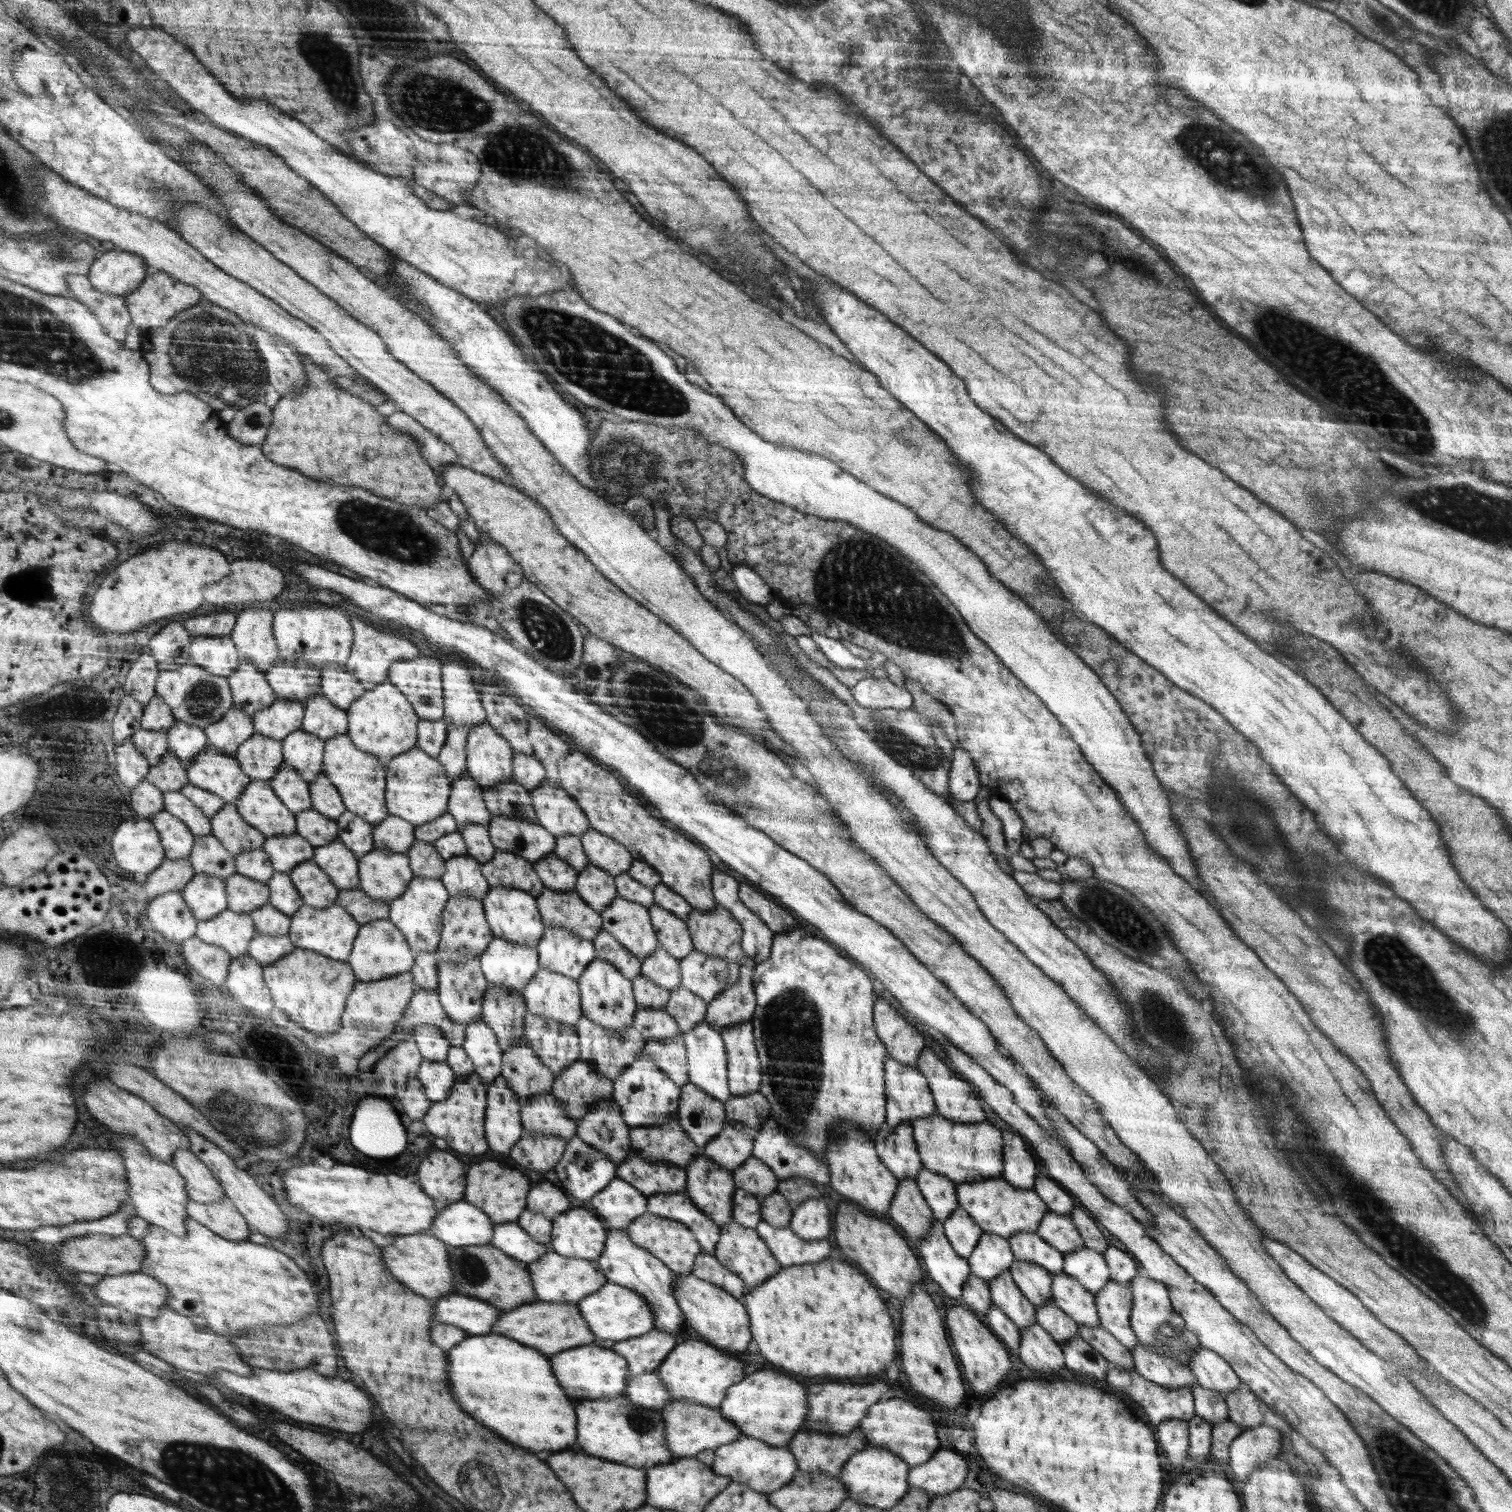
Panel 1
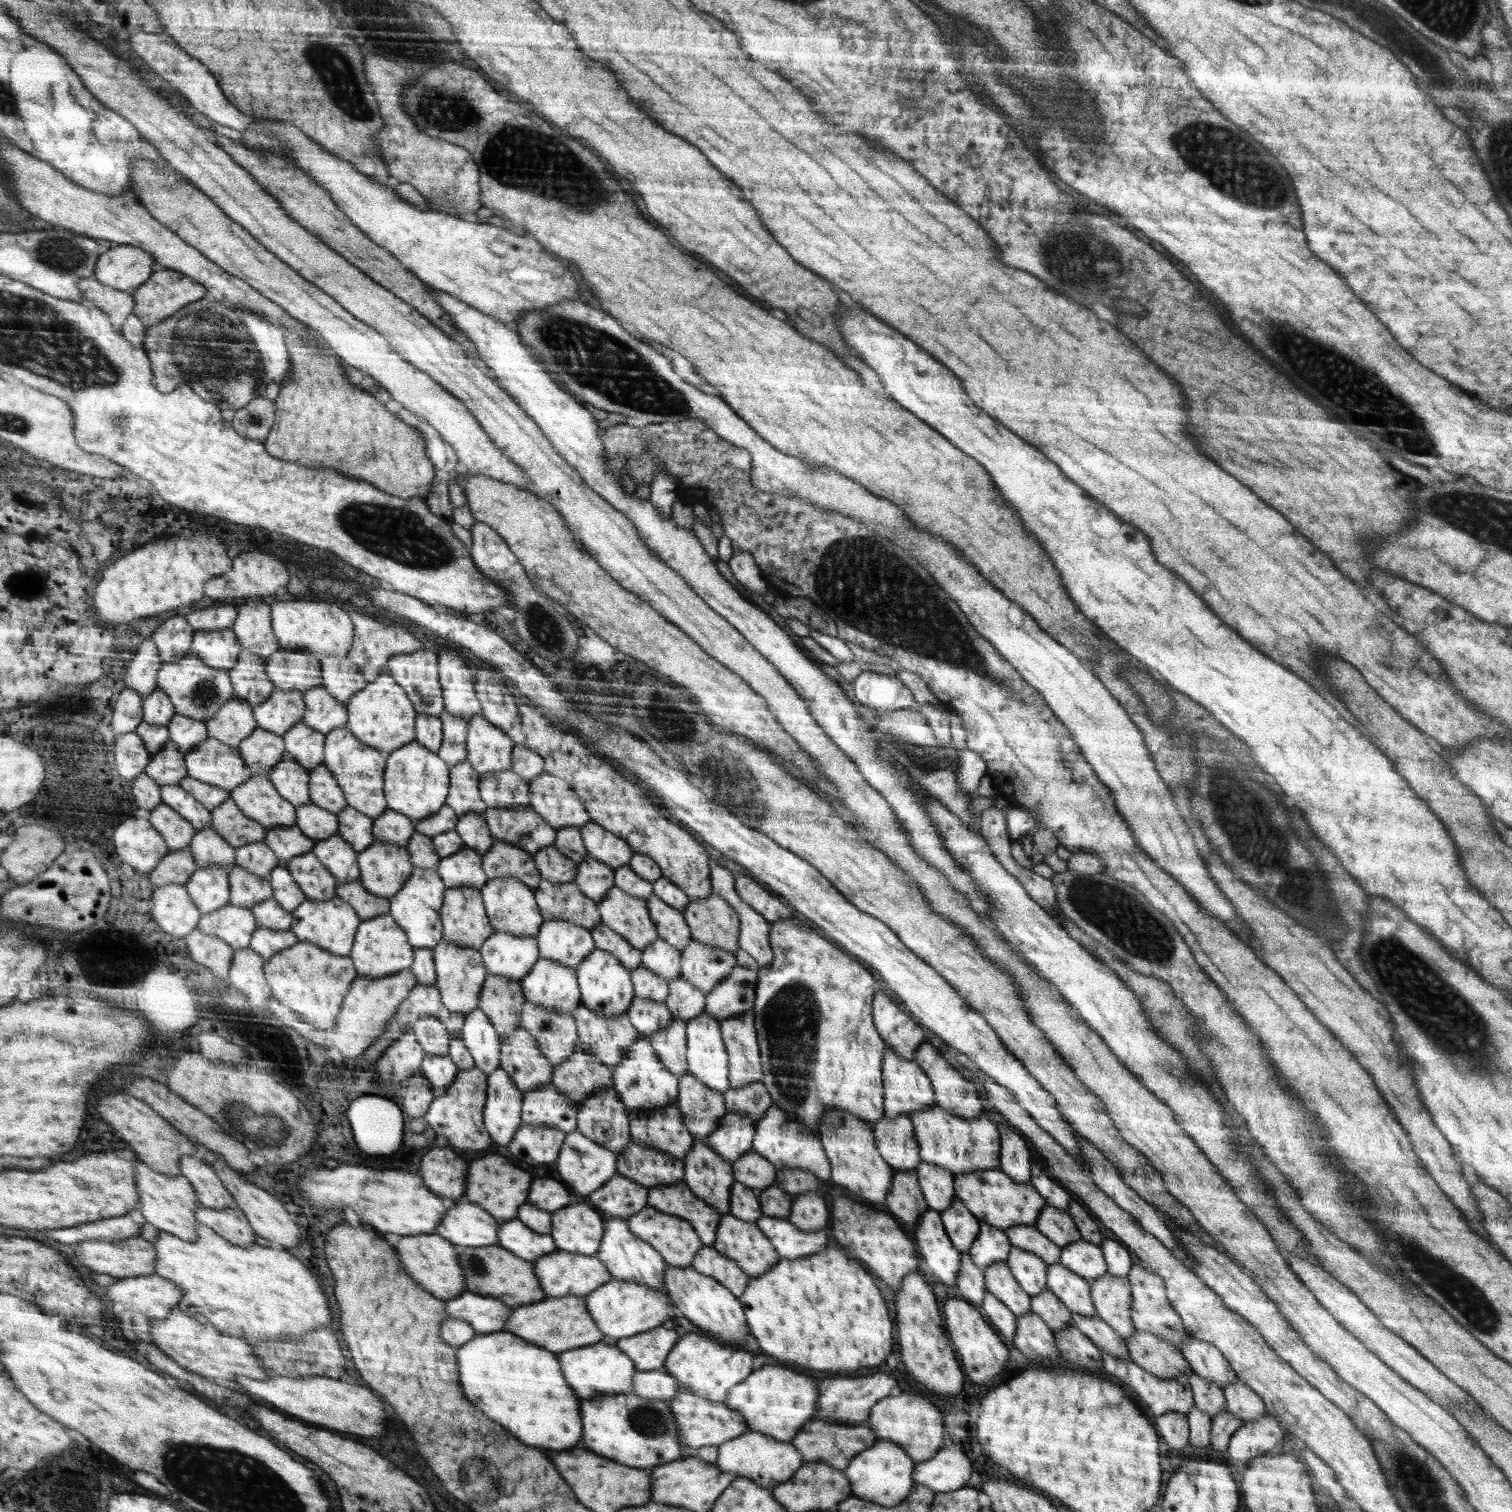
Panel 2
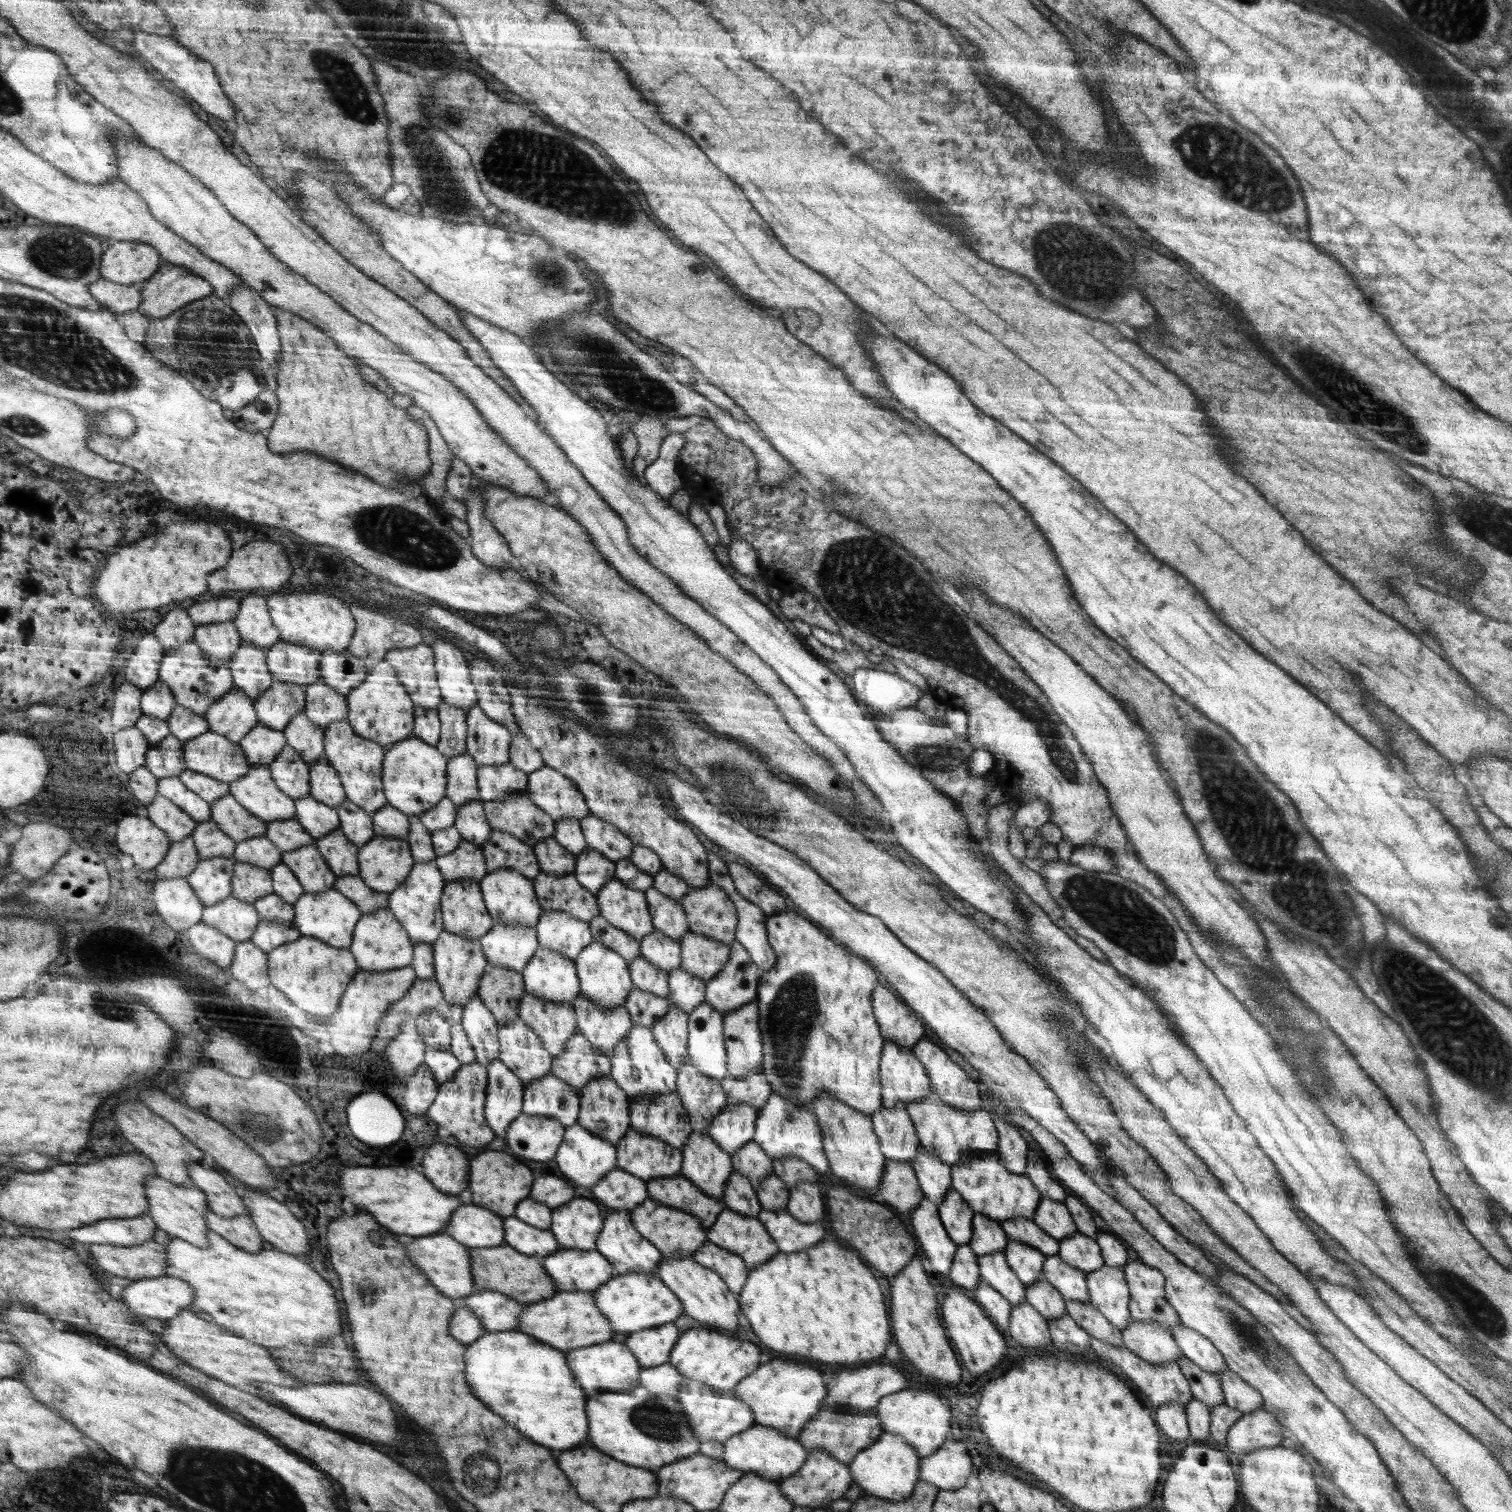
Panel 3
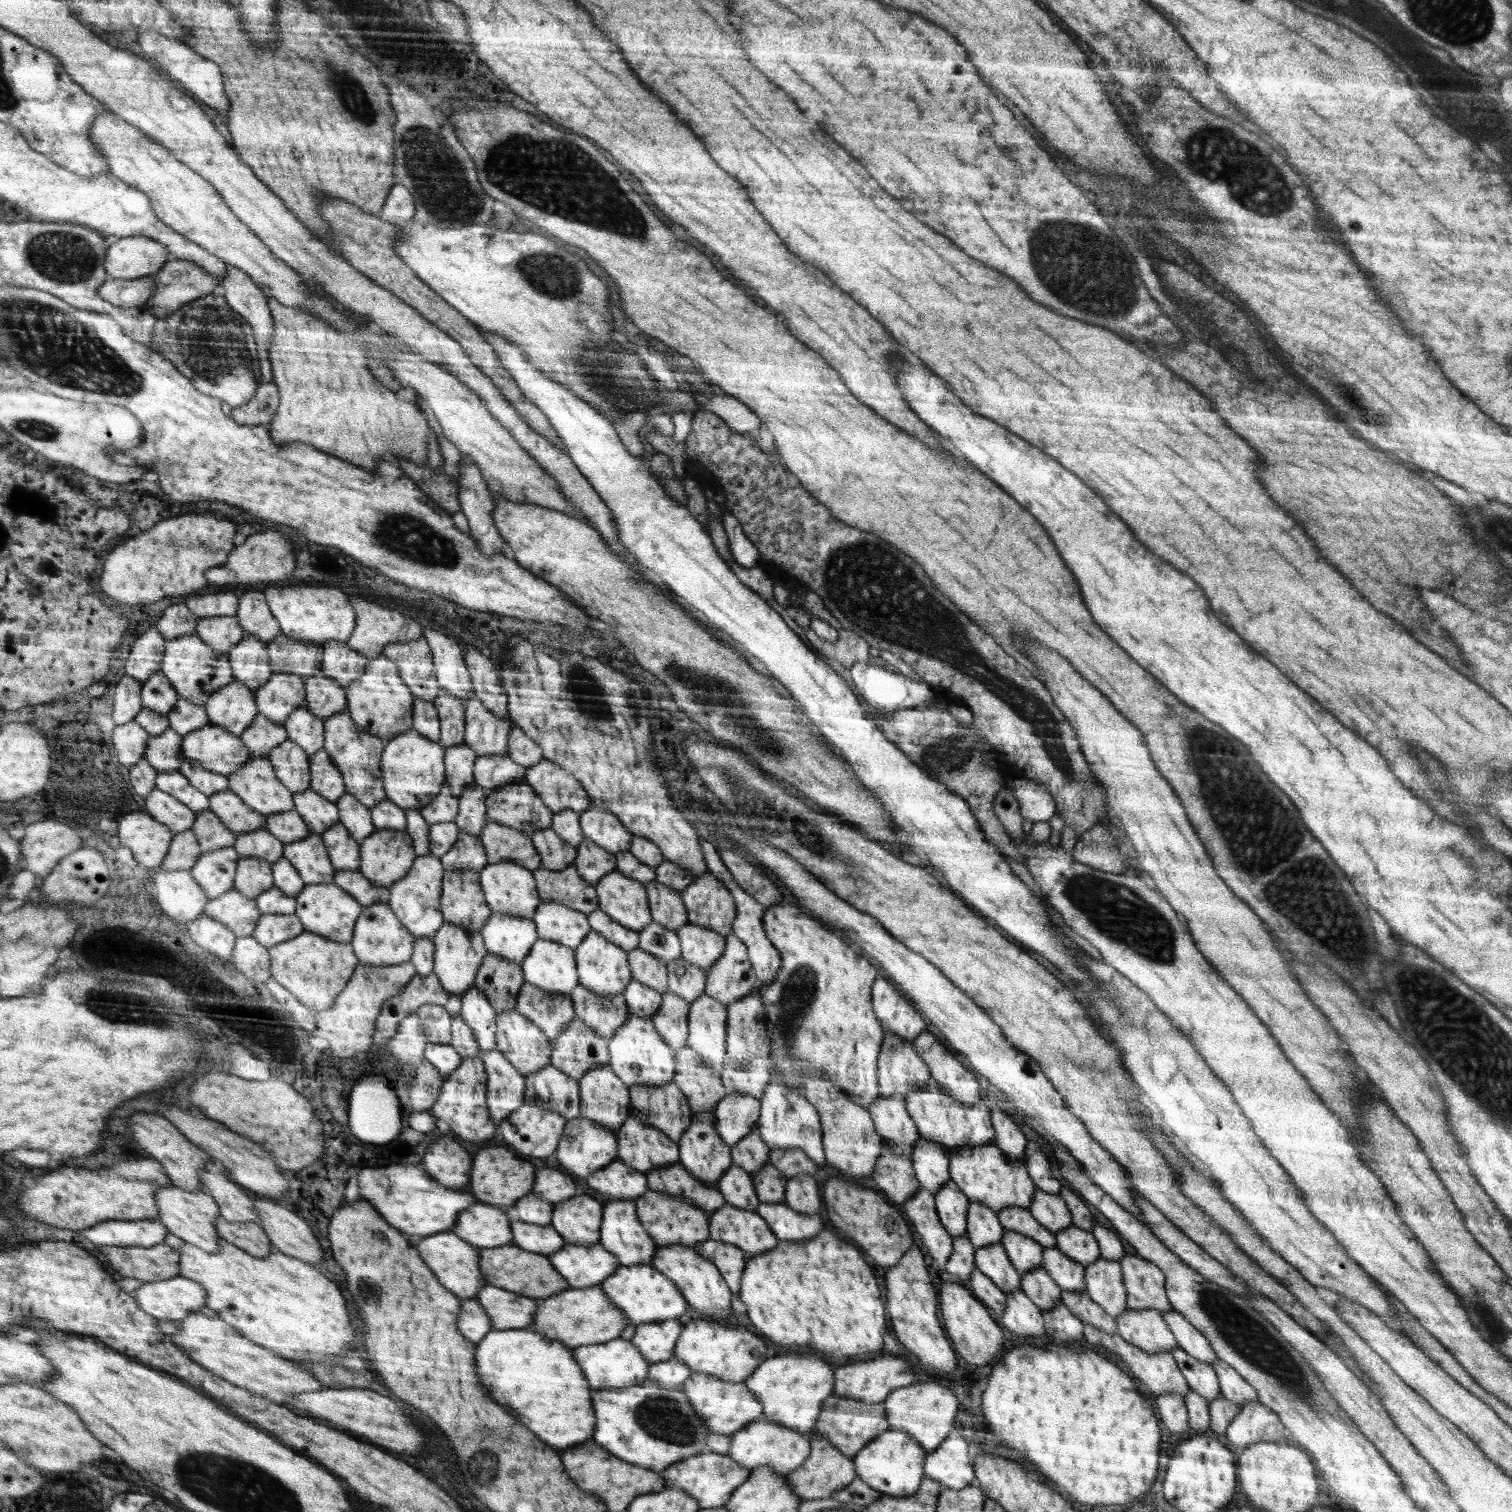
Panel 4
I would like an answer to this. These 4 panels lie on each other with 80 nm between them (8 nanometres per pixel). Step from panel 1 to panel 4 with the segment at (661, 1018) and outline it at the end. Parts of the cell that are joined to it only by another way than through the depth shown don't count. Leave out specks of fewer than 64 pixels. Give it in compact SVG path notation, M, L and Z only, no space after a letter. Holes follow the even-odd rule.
M634 979L631 980L626 990L622 993L626 999L630 1014L635 1014L639 1017L652 1018L662 1004L661 994L657 990Z

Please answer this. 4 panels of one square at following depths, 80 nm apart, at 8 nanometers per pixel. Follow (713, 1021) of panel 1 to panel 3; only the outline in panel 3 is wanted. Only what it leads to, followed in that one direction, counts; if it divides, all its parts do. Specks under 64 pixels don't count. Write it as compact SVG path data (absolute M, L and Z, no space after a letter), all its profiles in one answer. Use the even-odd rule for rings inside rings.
M736 940L730 947L728 966L705 984L705 1000L724 1015L756 1000L757 986L762 980L748 951Z

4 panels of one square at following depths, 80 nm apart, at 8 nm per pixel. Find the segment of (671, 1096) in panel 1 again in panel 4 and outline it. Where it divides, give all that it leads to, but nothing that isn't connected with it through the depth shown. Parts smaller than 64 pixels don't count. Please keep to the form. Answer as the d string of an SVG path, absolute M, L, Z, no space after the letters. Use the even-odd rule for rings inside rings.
M630 1014L628 1022L607 1042L610 1048L610 1065L631 1088L636 1085L660 1086L670 1084L675 1078L675 1057L670 1046L658 1034L650 1017Z

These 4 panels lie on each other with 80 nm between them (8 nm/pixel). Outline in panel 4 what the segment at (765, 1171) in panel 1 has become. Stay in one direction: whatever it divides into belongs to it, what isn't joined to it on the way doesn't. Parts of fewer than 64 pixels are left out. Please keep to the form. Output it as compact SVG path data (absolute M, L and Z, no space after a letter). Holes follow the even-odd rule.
M756 1126L754 1130L737 1140L731 1146L731 1158L736 1166L743 1168L749 1174L756 1172L769 1162L769 1146L758 1134Z

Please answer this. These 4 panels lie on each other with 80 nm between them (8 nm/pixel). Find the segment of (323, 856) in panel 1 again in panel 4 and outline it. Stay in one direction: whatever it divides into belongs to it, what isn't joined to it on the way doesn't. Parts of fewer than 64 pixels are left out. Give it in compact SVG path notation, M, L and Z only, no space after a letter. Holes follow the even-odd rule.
M342 824L330 826L321 838L336 872L356 870L362 864L362 846L351 838L350 832Z

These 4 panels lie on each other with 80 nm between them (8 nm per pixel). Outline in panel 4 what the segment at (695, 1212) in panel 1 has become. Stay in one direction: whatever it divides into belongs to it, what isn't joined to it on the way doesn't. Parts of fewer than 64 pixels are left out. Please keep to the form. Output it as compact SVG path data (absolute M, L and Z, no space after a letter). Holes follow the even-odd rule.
M680 1162L670 1168L656 1169L647 1174L648 1186L656 1192L685 1198L693 1205L705 1210L708 1218L720 1210L726 1199L716 1187L709 1187L703 1180L696 1178Z

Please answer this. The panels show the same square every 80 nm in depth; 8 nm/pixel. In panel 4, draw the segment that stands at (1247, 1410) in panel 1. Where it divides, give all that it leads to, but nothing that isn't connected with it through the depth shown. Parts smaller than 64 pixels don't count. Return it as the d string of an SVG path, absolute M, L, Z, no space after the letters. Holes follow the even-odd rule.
M1218 1359L1216 1362L1212 1362L1211 1368L1216 1372L1221 1393L1229 1401L1240 1407L1248 1401L1257 1401L1256 1390L1232 1366L1228 1366Z

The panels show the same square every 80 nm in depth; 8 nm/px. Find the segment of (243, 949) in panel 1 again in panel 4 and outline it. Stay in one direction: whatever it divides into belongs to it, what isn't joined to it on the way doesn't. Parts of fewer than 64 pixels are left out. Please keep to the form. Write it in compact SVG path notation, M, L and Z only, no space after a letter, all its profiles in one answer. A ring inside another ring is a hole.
M236 889L230 890L223 897L209 899L206 913L228 925L239 938L250 936L262 918L256 901Z

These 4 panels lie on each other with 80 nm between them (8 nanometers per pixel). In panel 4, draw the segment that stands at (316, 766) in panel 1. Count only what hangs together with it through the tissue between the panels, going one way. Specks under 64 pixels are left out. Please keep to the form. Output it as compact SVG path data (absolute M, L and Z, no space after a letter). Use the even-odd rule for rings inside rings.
M306 704L293 710L283 725L287 729L288 739L303 748L309 757L323 748L325 741L323 722L306 708Z

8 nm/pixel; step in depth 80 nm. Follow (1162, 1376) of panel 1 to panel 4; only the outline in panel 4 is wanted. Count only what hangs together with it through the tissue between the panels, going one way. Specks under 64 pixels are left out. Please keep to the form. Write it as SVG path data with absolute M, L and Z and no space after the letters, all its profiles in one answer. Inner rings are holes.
M1126 1310L1116 1318L1117 1334L1143 1351L1172 1354L1177 1345L1175 1335L1158 1310Z

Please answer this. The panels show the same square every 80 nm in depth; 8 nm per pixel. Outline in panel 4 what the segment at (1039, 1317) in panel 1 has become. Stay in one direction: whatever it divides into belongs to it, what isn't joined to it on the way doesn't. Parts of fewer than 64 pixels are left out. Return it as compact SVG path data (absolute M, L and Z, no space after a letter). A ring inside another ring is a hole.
M1041 1266L1021 1276L1022 1292L1031 1299L1040 1310L1048 1312L1058 1302L1062 1302L1062 1289Z

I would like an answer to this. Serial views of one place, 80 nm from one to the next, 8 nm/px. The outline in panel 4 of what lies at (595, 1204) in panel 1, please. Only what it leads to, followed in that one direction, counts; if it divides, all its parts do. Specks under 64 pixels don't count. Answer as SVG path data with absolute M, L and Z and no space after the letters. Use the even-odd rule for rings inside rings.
M612 1161L610 1165L587 1178L590 1188L603 1194L606 1200L636 1201L647 1192L648 1182L644 1173L634 1170L622 1161Z

